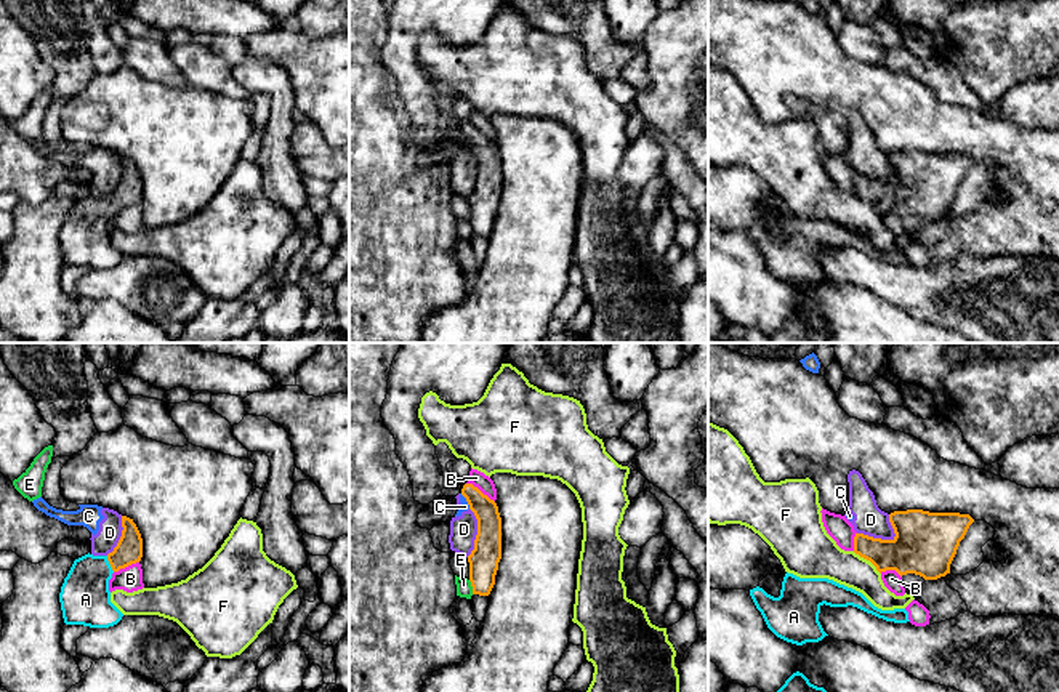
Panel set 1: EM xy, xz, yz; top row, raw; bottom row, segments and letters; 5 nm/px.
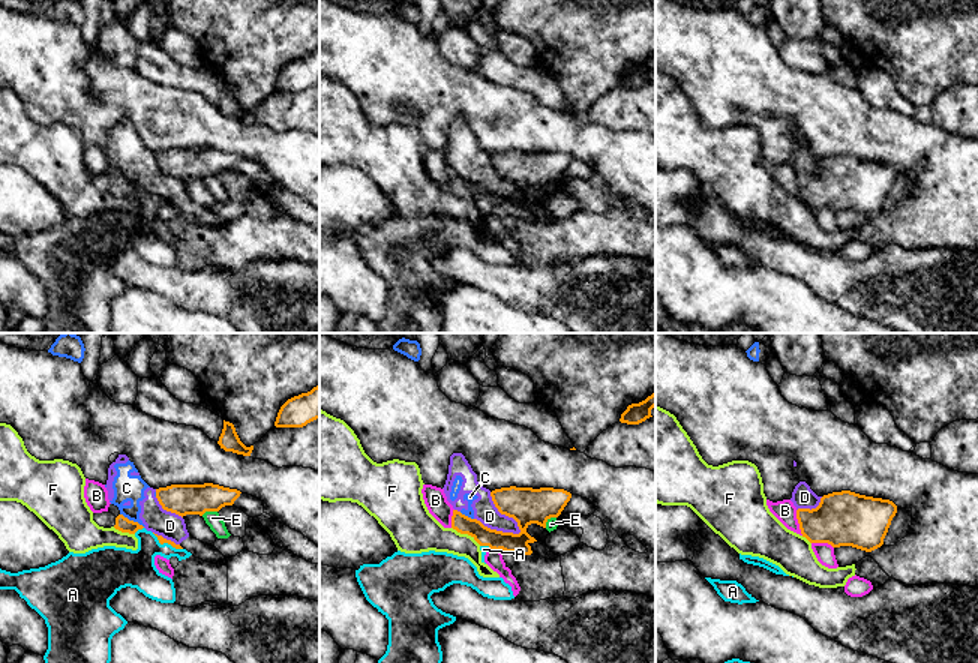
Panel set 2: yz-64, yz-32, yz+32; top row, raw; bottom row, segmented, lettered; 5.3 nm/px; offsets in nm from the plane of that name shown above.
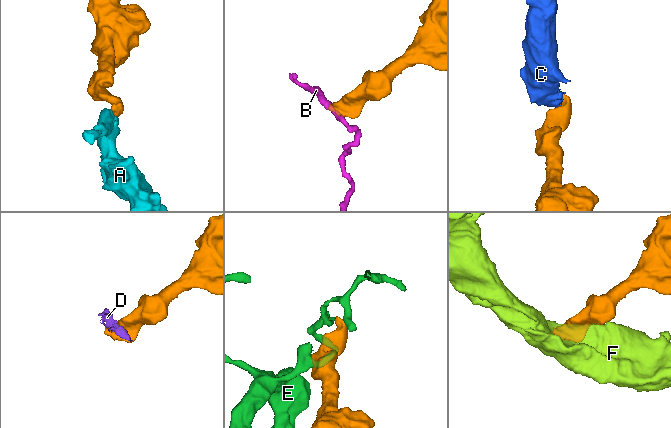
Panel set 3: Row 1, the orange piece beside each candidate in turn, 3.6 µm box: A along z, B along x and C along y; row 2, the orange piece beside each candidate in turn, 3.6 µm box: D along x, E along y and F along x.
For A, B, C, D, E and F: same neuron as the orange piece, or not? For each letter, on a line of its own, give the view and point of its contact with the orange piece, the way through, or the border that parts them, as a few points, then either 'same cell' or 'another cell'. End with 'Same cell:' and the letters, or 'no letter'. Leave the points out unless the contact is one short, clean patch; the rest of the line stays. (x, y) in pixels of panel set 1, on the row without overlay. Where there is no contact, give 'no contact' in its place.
A: xy (109, 204) | across xy (128, 191), (109, 204), (87, 226), (85, 241) | same cell
B: xz (479, 132) | another cell
C: xz (467, 141) | another cell
D: yz (877, 180) | along yz (857, 175), (881, 180), (893, 180), (896, 177) | another cell
E: xz (471, 226) | another cell
F: yz (867, 201) | another cell
Same cell: A

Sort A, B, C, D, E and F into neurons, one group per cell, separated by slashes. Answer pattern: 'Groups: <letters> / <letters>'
Groups: A / B / C D / E / F

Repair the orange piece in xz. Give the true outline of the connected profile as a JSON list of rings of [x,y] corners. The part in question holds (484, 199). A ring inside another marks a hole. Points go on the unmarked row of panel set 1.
[[[465,125],[461,136],[477,160],[474,191],[468,197],[473,235],[489,237],[501,200],[501,159],[497,144],[473,125]]]

